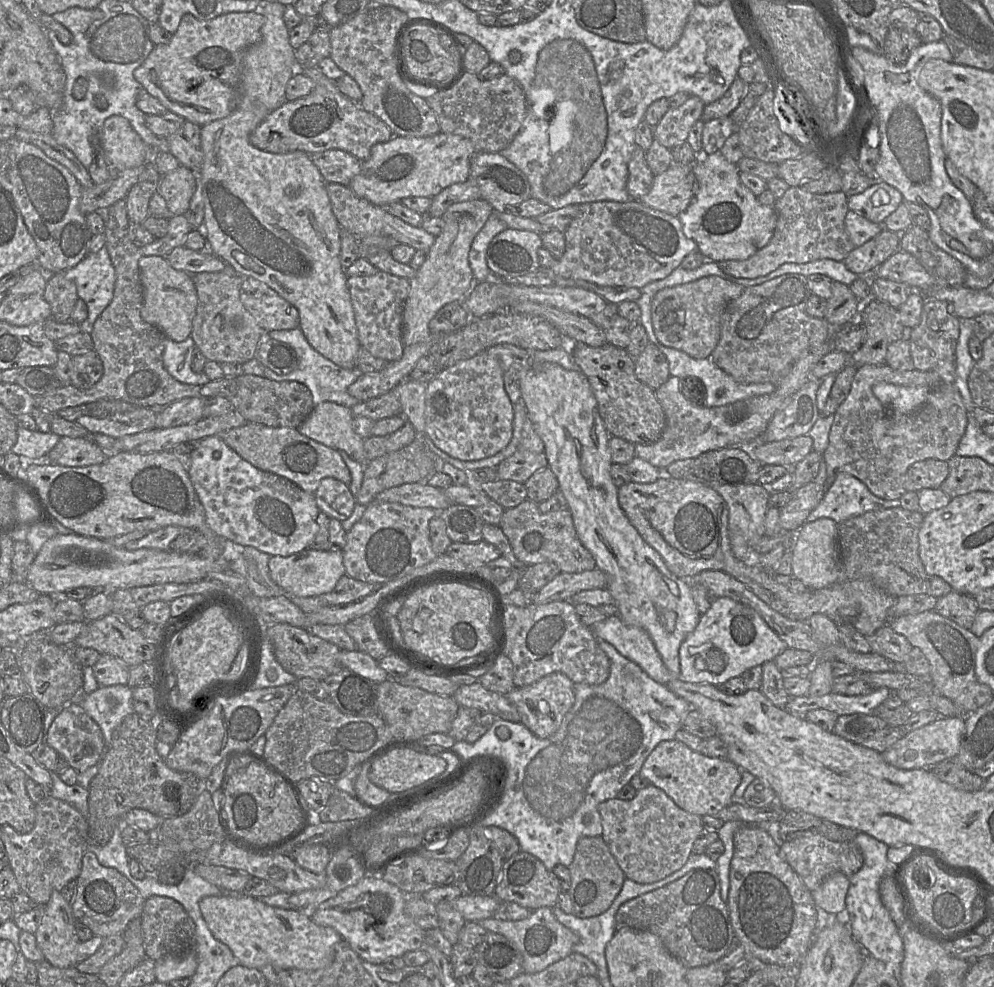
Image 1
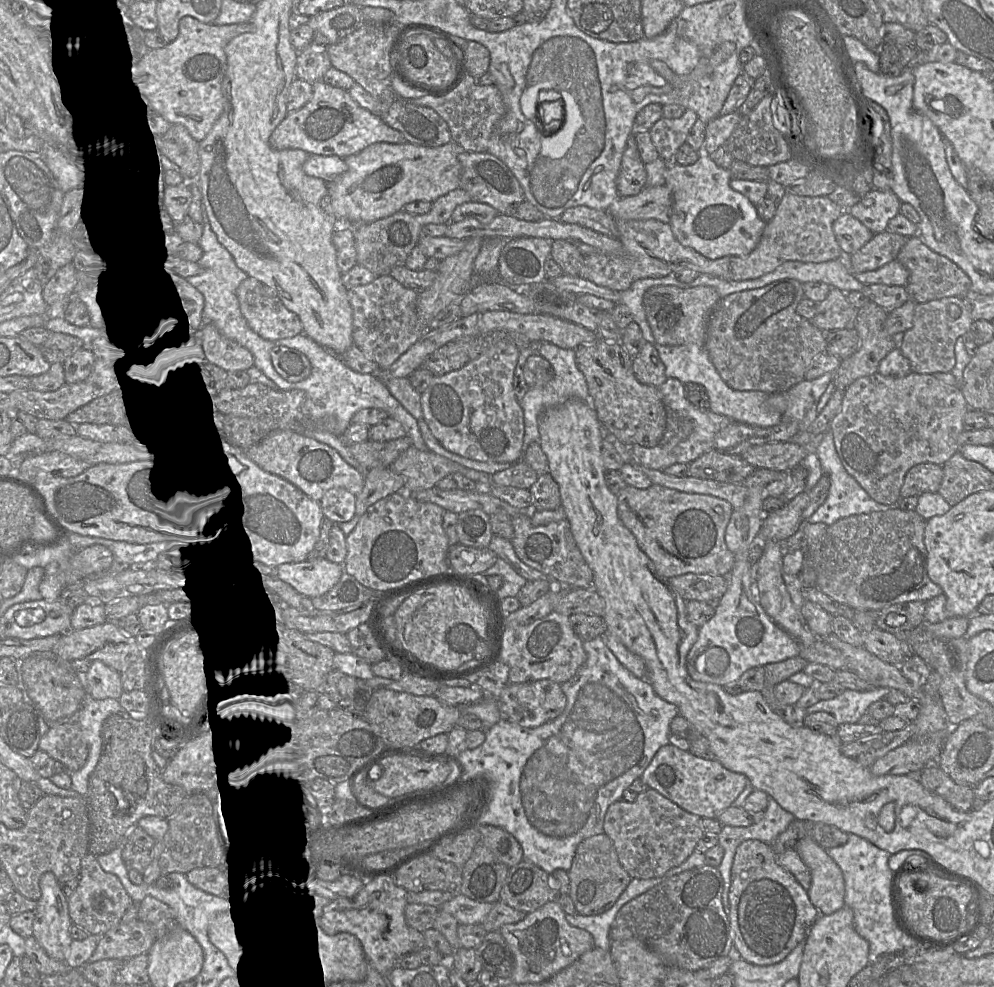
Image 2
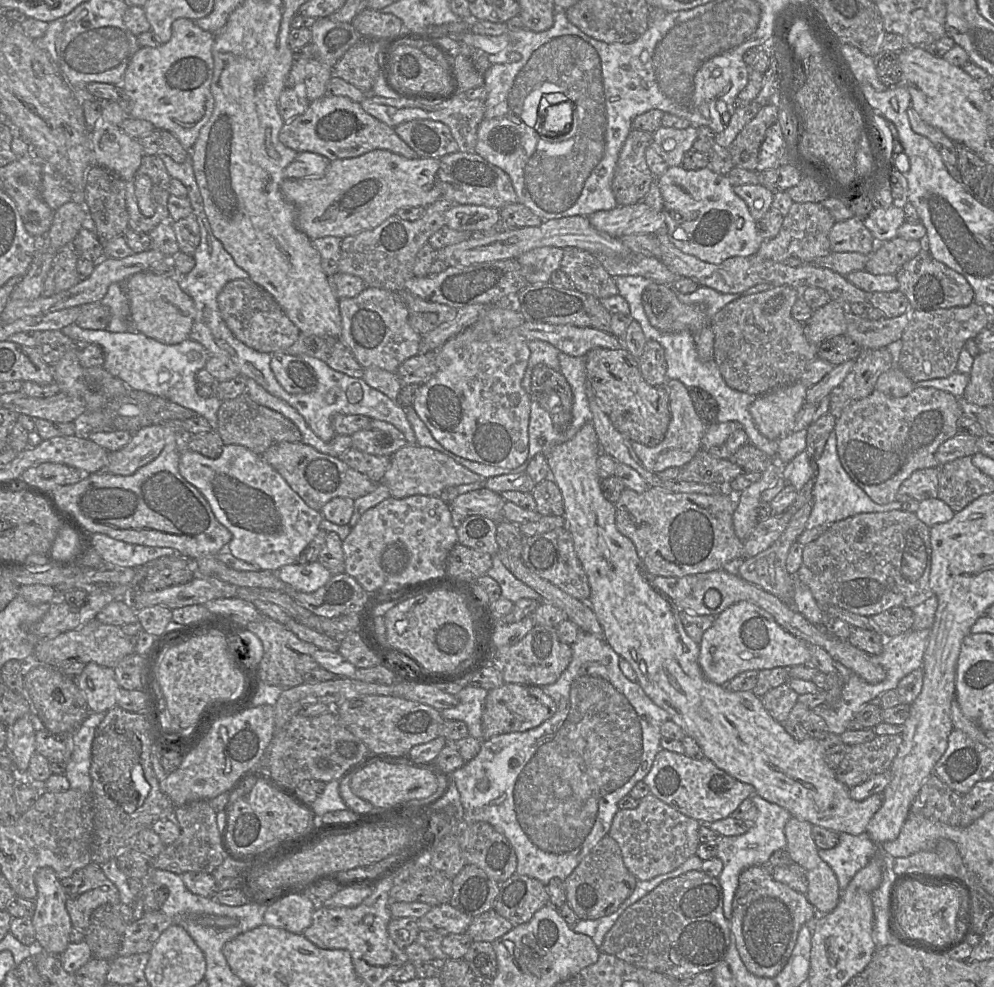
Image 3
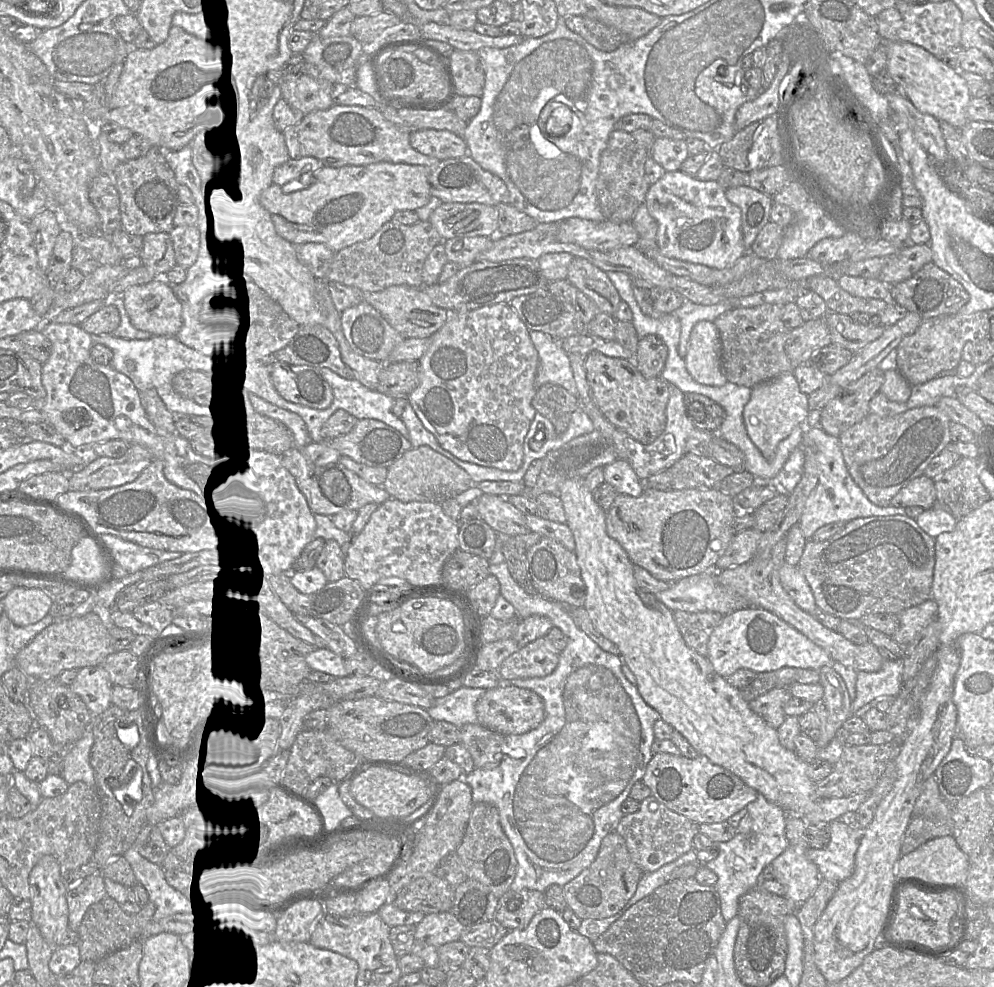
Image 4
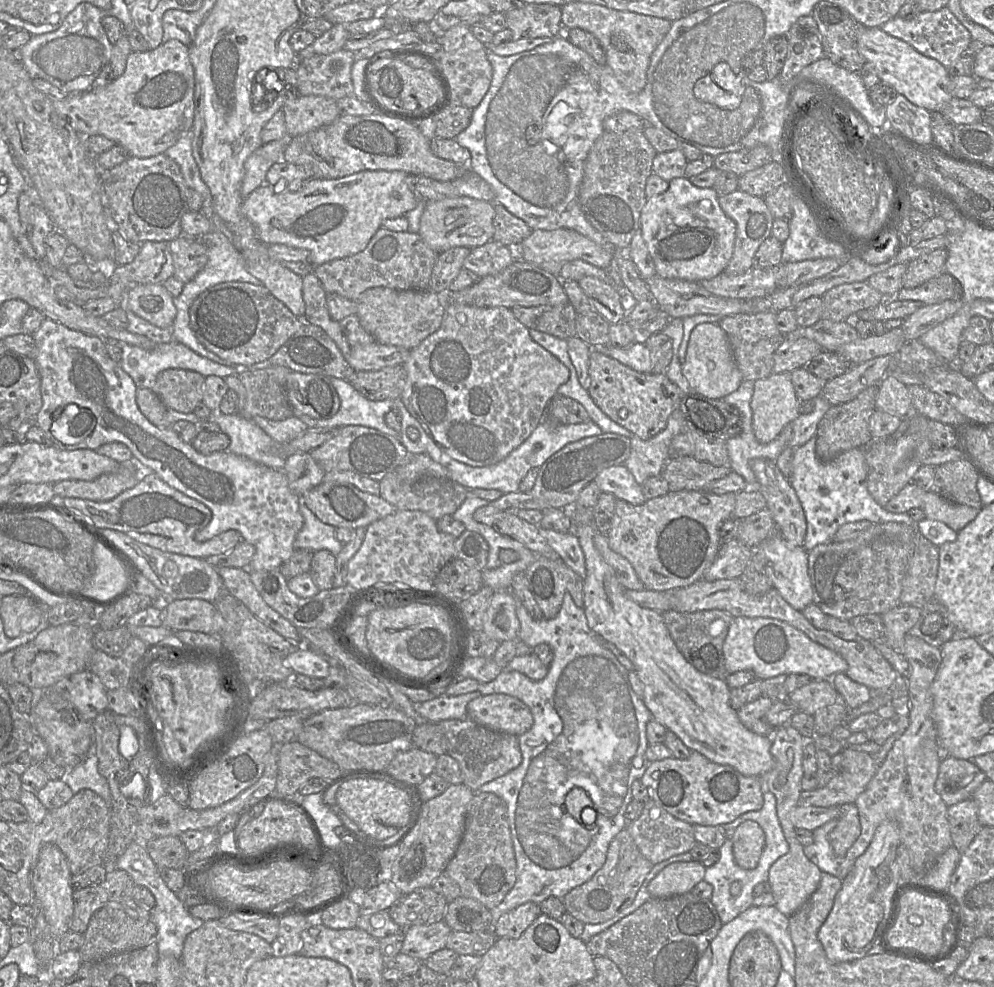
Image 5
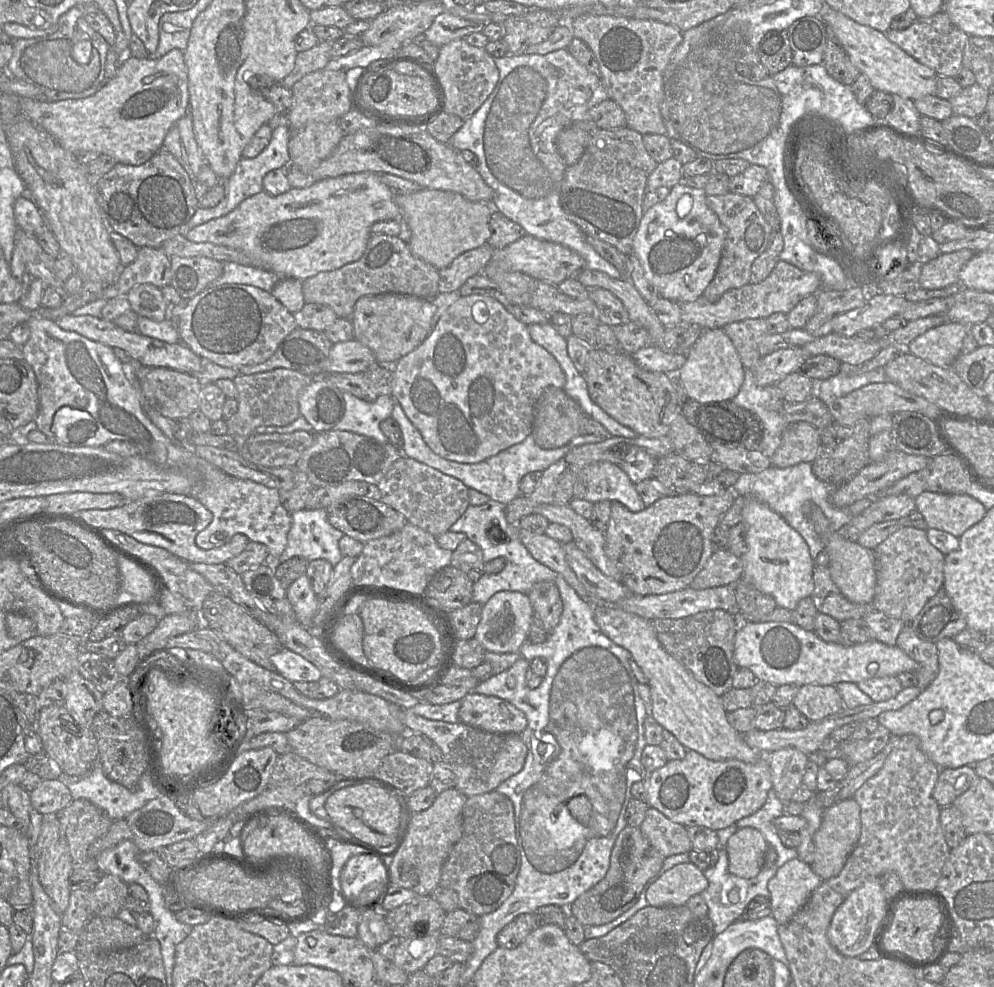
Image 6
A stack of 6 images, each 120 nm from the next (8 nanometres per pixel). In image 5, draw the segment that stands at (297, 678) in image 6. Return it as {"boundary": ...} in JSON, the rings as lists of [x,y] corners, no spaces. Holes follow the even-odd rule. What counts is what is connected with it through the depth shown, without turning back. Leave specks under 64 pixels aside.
{"boundary":[[[301,642],[296,651],[283,660],[283,665],[296,674],[321,679],[327,677],[330,669],[329,663],[320,654],[305,647]]]}

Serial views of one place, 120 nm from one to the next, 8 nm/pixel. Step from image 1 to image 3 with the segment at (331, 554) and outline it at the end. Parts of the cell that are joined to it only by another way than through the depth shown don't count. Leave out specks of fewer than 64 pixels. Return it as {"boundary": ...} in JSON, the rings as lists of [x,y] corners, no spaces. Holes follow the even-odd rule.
{"boundary":[[[318,561],[307,564],[290,564],[282,566],[277,577],[296,591],[312,593],[324,586],[332,574]]]}

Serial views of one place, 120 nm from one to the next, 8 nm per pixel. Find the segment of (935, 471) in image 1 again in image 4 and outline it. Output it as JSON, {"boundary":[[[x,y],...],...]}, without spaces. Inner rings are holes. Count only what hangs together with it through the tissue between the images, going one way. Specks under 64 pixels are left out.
{"boundary":[[[921,475],[905,485],[891,500],[895,507],[919,506],[924,510],[933,507],[936,501],[935,479]]]}

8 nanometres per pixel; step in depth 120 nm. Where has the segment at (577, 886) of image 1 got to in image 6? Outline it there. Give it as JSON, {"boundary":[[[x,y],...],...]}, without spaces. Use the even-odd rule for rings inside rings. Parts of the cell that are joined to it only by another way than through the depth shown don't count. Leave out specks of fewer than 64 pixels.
{"boundary":[[[627,825],[619,833],[614,843],[610,856],[610,866],[605,877],[595,886],[581,894],[569,906],[569,915],[575,916],[583,926],[599,926],[615,920],[637,903],[644,885],[660,871],[665,858],[650,844],[640,828]]]}

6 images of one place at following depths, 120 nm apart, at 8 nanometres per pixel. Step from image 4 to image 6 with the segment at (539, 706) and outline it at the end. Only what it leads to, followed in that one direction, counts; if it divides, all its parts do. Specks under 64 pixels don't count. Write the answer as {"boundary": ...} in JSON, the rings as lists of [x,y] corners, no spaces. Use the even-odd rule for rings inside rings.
{"boundary":[[[470,692],[460,701],[459,720],[471,727],[499,734],[521,734],[527,727],[525,714],[506,700]]]}

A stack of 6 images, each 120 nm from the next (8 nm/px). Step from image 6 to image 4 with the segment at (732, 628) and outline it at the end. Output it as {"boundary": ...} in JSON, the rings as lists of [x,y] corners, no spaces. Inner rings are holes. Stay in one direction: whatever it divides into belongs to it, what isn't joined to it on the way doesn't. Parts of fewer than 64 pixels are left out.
{"boundary":[[[673,611],[676,625],[686,645],[698,654],[707,657],[711,633],[720,624],[723,615],[717,612]]]}

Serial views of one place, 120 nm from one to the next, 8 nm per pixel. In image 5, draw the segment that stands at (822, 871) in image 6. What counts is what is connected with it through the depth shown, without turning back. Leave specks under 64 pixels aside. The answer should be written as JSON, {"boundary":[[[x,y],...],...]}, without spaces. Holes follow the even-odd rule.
{"boundary":[[[854,803],[841,806],[836,827],[829,835],[829,841],[835,855],[844,858],[847,851],[860,835],[861,826],[858,808]]]}

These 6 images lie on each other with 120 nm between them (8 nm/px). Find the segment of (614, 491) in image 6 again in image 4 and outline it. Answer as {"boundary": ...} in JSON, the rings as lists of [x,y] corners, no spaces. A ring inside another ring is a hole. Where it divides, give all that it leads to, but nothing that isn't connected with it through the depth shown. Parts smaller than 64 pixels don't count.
{"boundary":[[[617,459],[603,469],[604,481],[612,485],[619,494],[638,497],[644,492],[645,483],[637,477],[627,460]]]}

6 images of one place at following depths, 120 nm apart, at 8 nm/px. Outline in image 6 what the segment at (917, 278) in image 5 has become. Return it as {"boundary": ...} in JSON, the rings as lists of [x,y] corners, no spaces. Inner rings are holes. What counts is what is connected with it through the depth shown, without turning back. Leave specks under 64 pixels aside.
{"boundary":[[[971,249],[941,253],[936,258],[923,263],[919,287],[939,289],[959,283],[959,273],[963,266],[976,254]]]}

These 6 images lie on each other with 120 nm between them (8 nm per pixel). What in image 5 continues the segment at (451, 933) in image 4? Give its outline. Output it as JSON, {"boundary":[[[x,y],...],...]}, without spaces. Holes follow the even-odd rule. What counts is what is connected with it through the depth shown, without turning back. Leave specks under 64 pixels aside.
{"boundary":[[[444,920],[432,924],[414,925],[402,930],[405,934],[400,952],[424,964],[434,952],[446,947],[452,932]]]}

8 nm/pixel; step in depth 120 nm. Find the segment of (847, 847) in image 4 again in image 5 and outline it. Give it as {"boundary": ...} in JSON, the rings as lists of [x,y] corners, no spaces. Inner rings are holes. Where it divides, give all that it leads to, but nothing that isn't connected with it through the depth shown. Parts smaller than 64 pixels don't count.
{"boundary":[[[831,819],[824,825],[813,830],[813,843],[803,848],[806,857],[812,861],[823,873],[839,876],[839,866],[842,858],[838,858],[829,841],[831,831],[838,820]]]}

